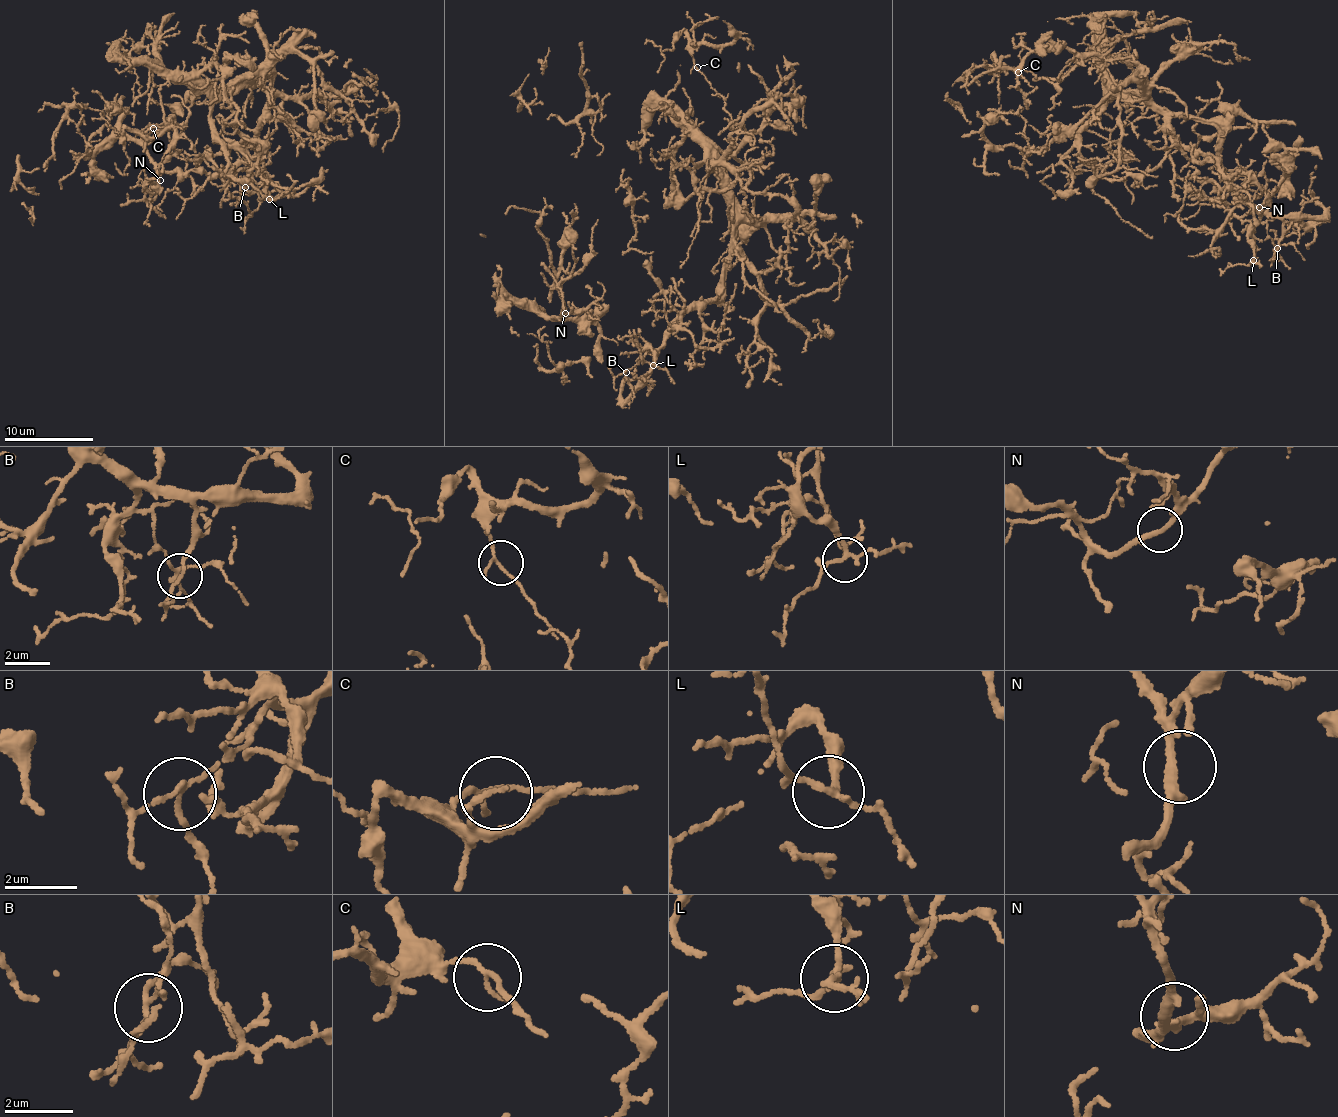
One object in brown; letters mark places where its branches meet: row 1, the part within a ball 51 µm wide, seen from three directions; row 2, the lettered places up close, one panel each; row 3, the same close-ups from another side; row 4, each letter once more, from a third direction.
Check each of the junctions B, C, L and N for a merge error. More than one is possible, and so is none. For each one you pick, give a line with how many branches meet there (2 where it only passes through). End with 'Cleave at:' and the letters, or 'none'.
Cleave at: none

